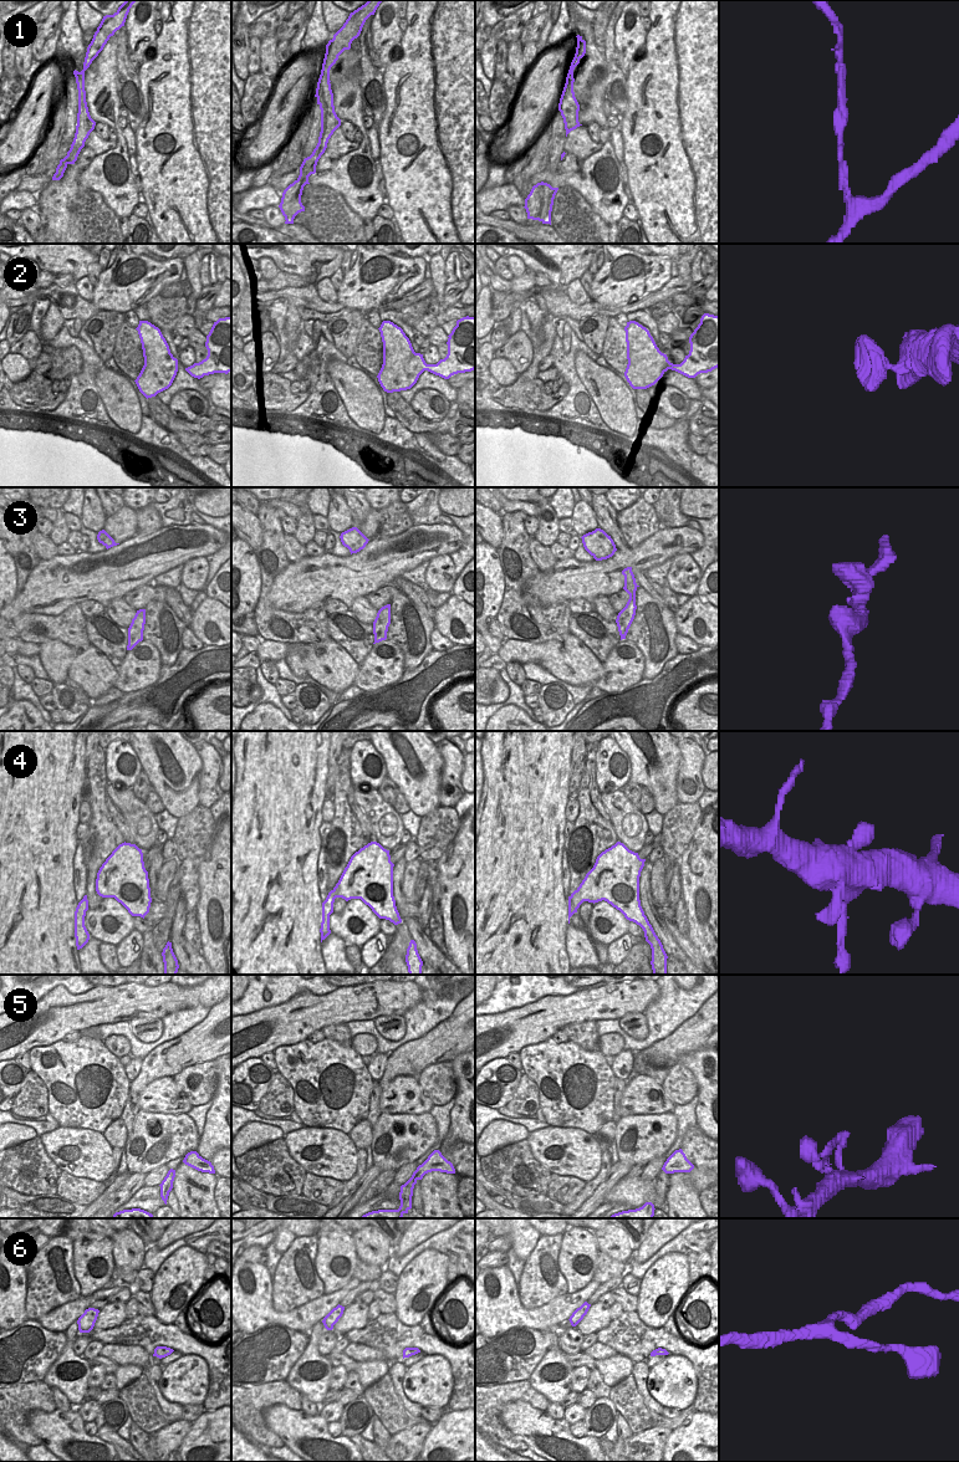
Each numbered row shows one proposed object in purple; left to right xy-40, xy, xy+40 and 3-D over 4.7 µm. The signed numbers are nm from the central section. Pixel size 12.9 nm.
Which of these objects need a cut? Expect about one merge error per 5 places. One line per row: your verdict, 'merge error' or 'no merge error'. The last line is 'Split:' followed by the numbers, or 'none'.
1: no merge error
2: no merge error
3: no merge error
4: no merge error
5: no merge error
6: no merge error
Split: none

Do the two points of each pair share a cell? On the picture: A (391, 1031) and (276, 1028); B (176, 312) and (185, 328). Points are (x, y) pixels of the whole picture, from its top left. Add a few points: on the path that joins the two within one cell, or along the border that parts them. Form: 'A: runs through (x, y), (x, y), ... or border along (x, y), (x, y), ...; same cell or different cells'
A: border along (402, 1015), (381, 1015), (373, 1020); different cells
B: border along (185, 313), (173, 330); different cells

